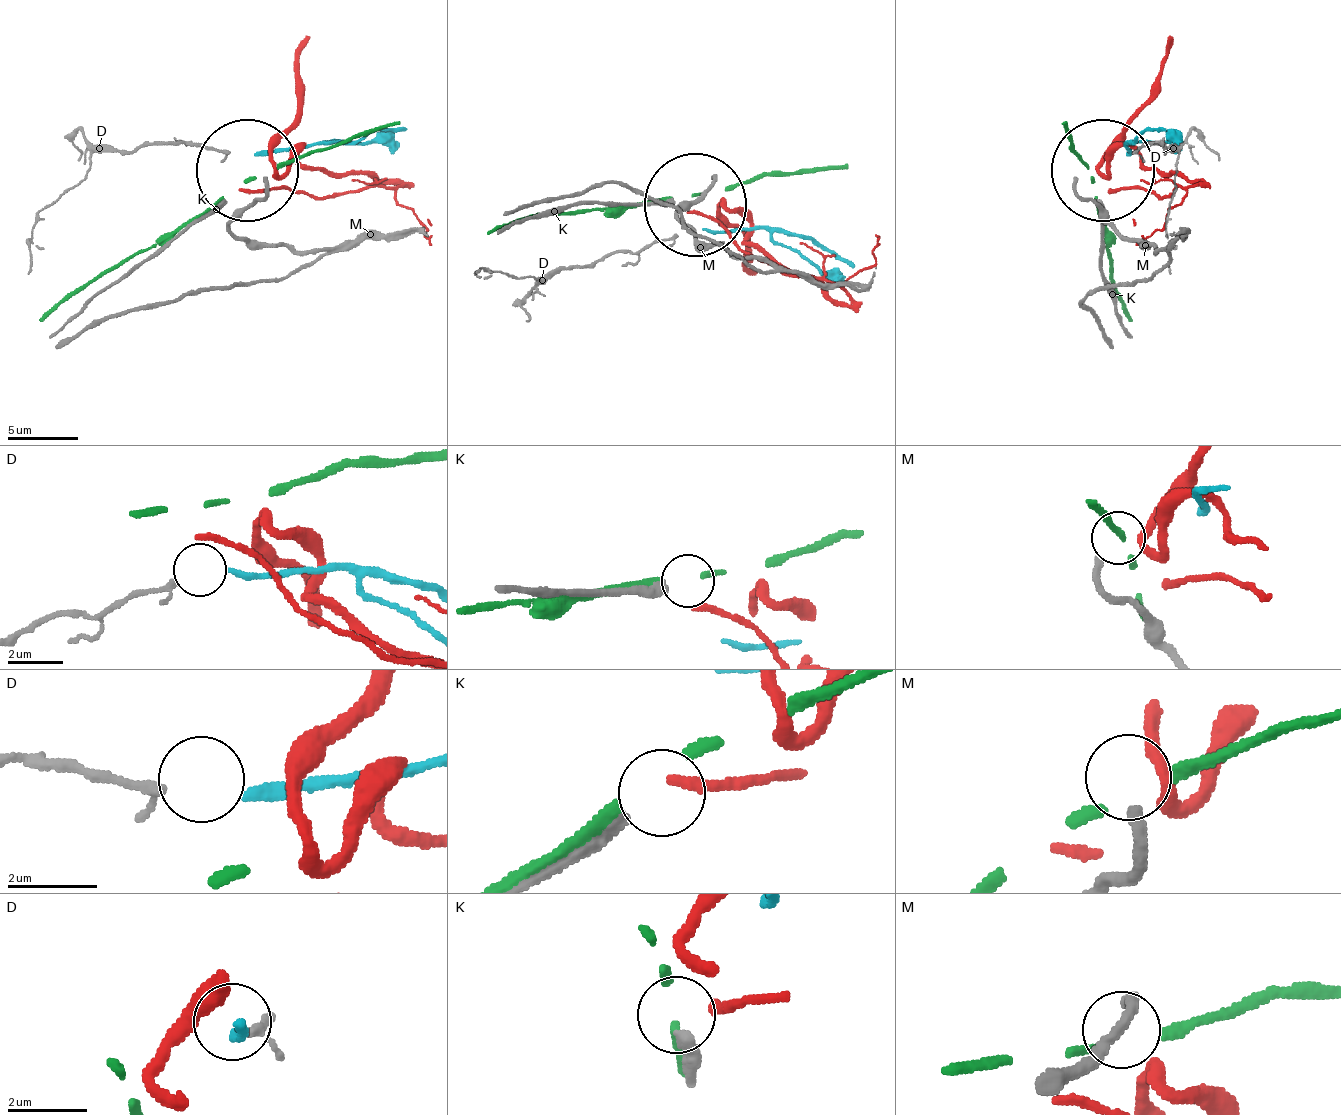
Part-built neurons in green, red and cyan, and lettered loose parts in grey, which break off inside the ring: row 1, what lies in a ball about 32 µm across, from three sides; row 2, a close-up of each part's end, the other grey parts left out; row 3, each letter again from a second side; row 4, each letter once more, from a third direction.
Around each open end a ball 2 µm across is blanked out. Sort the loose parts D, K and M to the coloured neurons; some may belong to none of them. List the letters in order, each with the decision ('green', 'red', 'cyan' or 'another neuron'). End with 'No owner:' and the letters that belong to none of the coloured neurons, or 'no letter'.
D: another neuron
K: another neuron
M: another neuron
No owner: D, K, M

